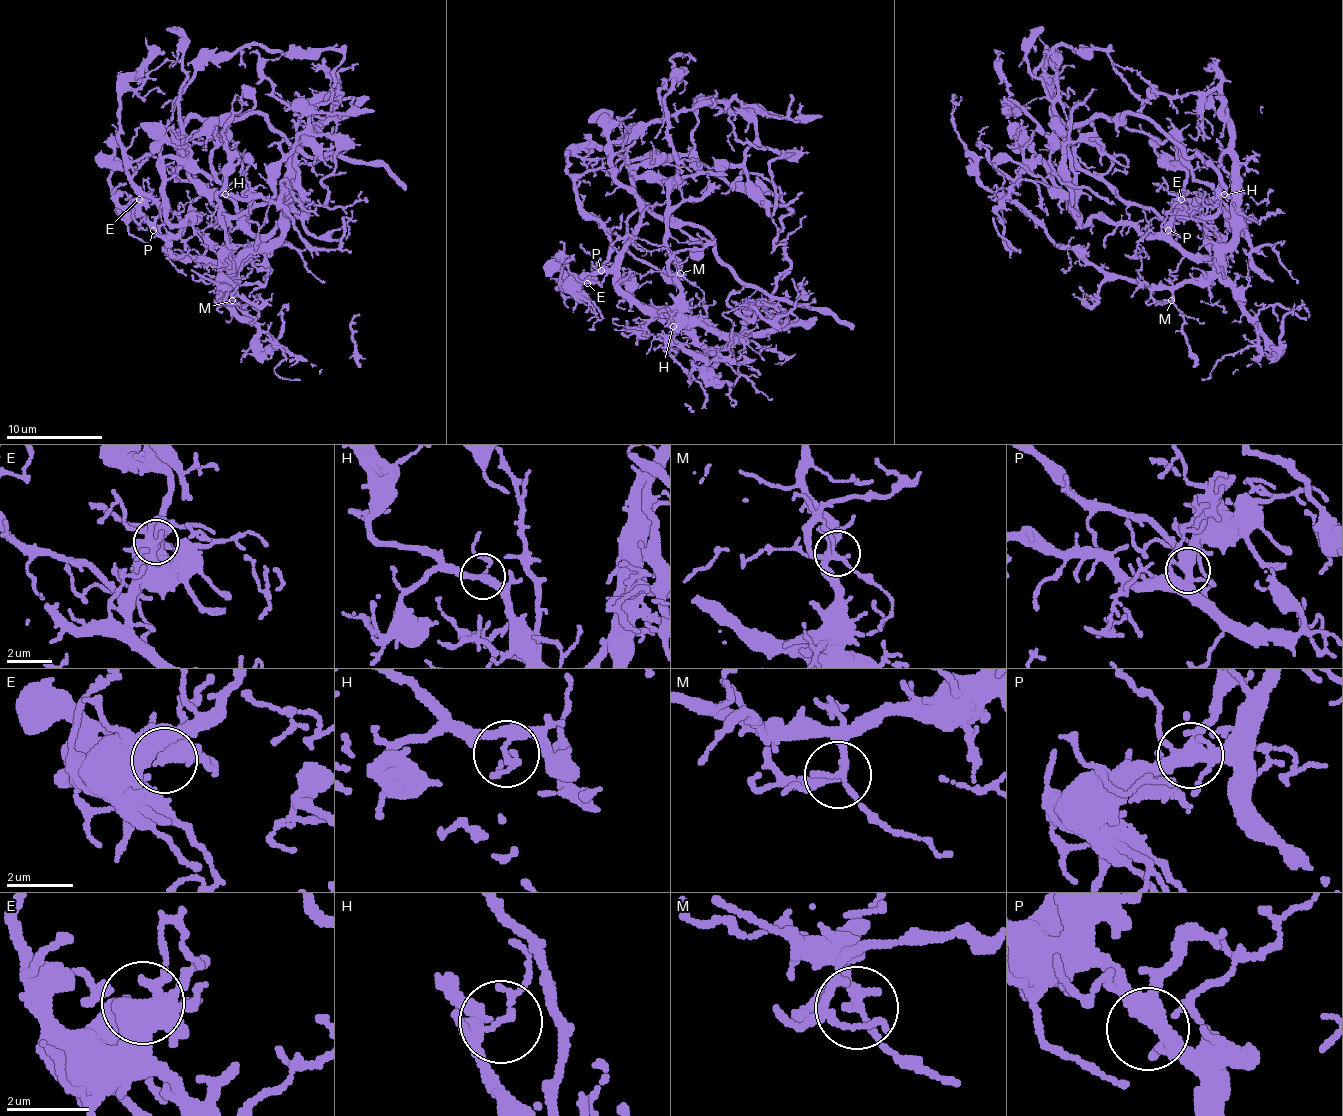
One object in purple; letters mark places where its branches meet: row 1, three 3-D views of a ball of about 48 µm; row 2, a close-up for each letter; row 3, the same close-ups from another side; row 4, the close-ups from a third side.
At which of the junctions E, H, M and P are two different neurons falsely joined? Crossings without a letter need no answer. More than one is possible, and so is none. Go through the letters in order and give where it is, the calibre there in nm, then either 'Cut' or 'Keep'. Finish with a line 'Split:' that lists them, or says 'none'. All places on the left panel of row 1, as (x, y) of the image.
E: Place: (139, 199). Thickness 460 nm. Keep
H: Place: (225, 194). Thickness 180 nm. Keep
M: Place: (232, 300). Thickness 190 nm. Keep
P: Place: (153, 230). Thickness 380 nm. Keep
Split: none

